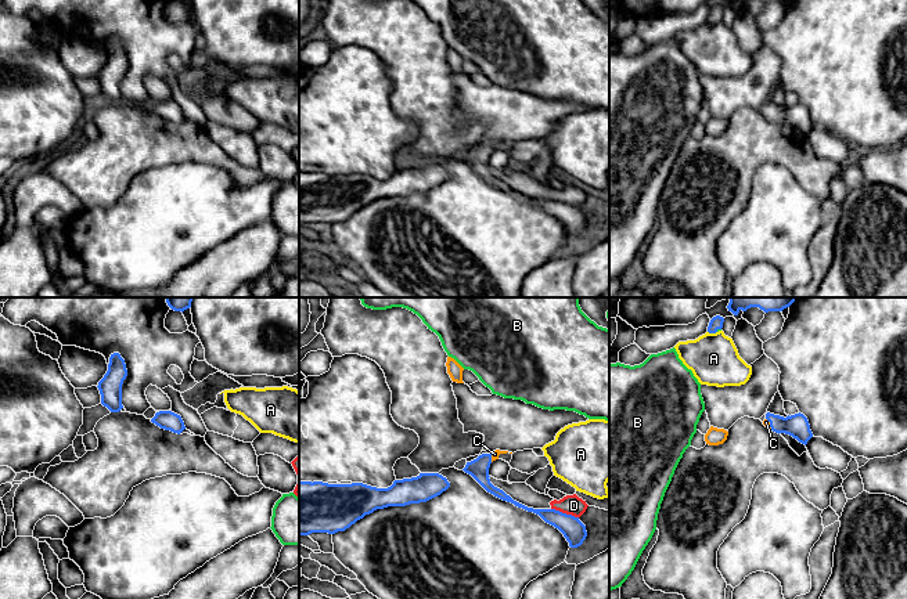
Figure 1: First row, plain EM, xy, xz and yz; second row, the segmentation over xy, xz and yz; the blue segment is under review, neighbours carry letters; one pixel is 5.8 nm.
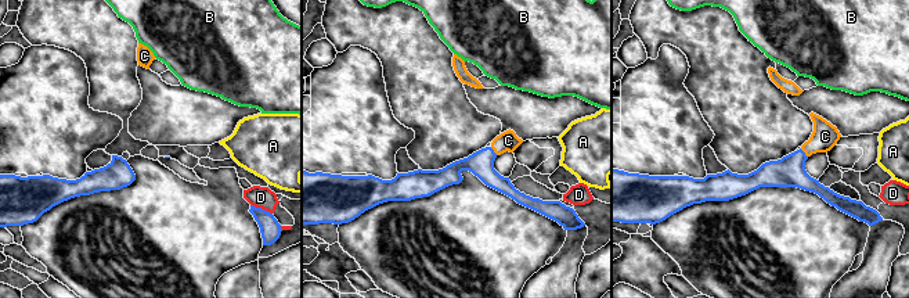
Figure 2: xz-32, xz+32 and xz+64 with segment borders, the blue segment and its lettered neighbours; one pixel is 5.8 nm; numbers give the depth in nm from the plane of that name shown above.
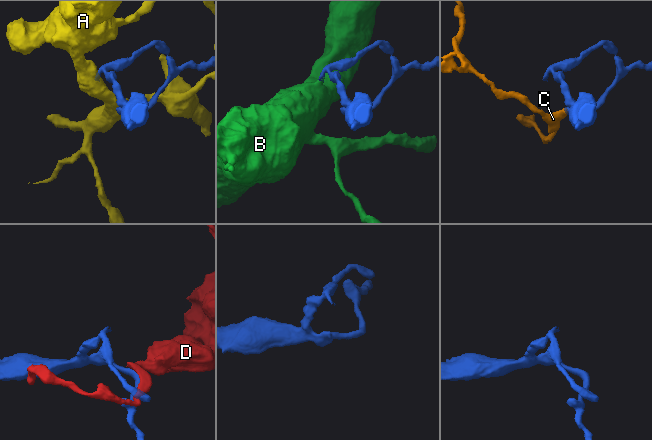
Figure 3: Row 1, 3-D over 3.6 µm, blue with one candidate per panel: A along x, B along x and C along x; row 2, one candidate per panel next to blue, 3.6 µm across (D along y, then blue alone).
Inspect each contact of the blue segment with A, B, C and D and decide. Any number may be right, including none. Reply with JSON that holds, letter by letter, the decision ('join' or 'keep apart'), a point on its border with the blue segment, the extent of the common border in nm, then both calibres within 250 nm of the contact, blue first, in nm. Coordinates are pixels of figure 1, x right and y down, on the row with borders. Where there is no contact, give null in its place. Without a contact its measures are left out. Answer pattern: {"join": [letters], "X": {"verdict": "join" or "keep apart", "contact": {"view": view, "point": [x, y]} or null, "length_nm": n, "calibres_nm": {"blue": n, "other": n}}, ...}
{"join": ["C"], "A": {"verdict": "keep apart", "contact": {"view": "yz", "point": [712, 332]}, "length_nm": 60, "calibres_nm": {"blue": 80, "other": 300}}, "B": {"verdict": "keep apart", "contact": {"view": "yz", "point": [717, 328]}, "length_nm": 40, "calibres_nm": {"blue": 80, "other": 20}}, "C": {"verdict": "join", "contact": {"view": "yz", "point": [770, 424]}, "length_nm": 80, "calibres_nm": {"blue": 130, "other": 40}}, "D": {"verdict": "keep apart", "contact": {"view": "xz", "point": [565, 513]}, "length_nm": 170, "calibres_nm": {"blue": 140, "other": 120}}}

